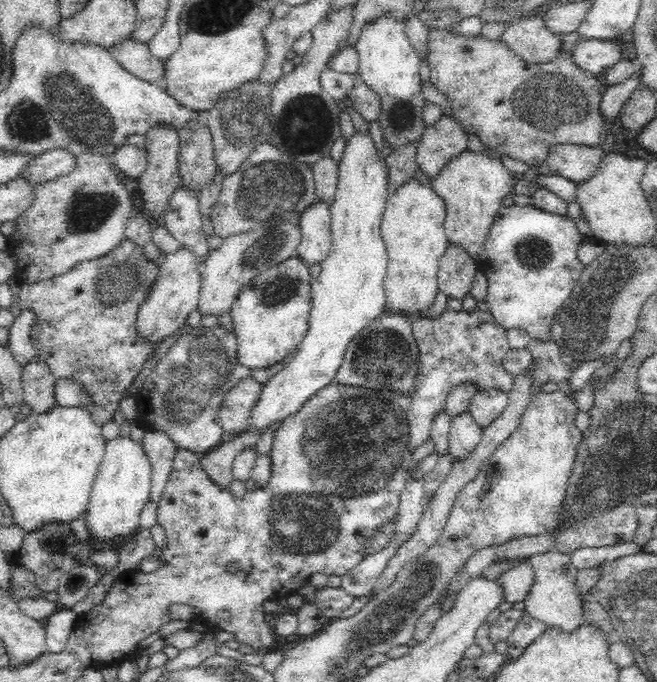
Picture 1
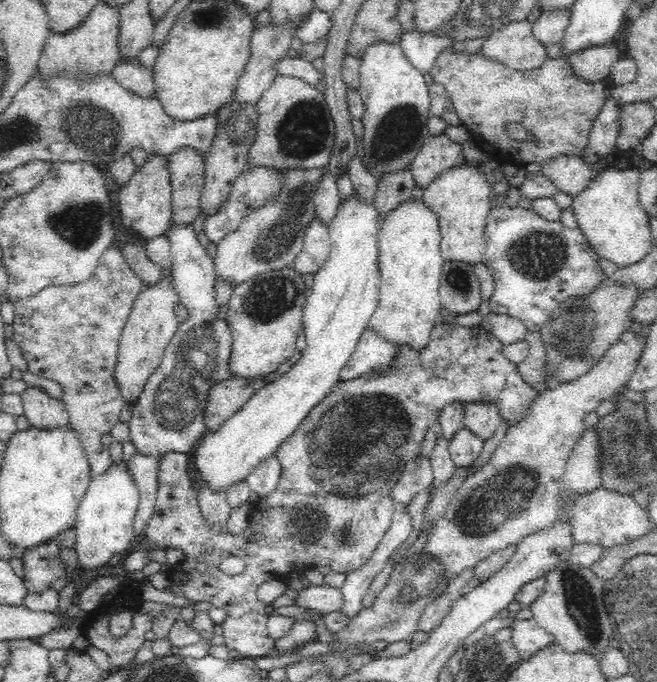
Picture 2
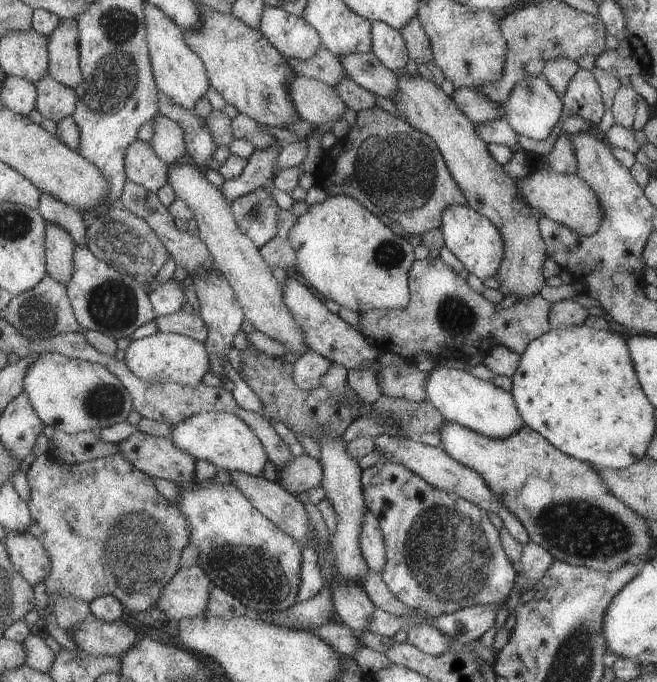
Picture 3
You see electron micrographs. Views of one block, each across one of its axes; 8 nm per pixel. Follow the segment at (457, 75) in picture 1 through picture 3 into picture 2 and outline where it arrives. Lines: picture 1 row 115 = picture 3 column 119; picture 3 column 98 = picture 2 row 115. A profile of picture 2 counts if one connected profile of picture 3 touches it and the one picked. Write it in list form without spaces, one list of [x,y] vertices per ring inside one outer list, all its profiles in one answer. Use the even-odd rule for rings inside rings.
[[[447,47],[440,50],[429,73],[434,78],[434,83],[440,84],[446,90],[448,99],[460,117],[460,122],[470,132],[471,140],[478,143],[492,160],[518,167],[528,163],[542,165],[557,155],[582,156],[584,149],[589,145],[589,132],[593,122],[596,116],[599,116],[608,96],[608,90],[603,82],[590,83],[578,79],[566,57],[548,59],[542,67],[530,71],[516,71],[494,59],[488,59],[480,51],[466,53]],[[510,123],[520,124],[529,134],[534,134],[537,141],[521,142],[510,137],[506,130]]]

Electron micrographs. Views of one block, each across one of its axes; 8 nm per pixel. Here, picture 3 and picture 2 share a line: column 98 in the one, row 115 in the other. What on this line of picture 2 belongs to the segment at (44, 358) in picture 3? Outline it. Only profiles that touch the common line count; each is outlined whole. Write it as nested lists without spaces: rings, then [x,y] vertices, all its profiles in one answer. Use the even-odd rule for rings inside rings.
[[[375,41],[369,48],[366,48],[359,67],[359,90],[364,101],[366,113],[362,118],[364,124],[364,166],[372,169],[372,175],[377,177],[383,173],[407,168],[412,160],[420,152],[422,144],[429,136],[428,118],[431,106],[429,87],[426,86],[424,76],[418,71],[408,57],[404,55],[404,49],[400,43],[390,44],[387,41]]]

